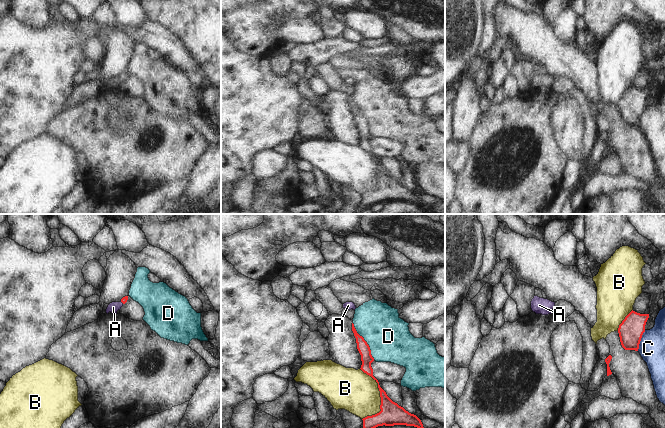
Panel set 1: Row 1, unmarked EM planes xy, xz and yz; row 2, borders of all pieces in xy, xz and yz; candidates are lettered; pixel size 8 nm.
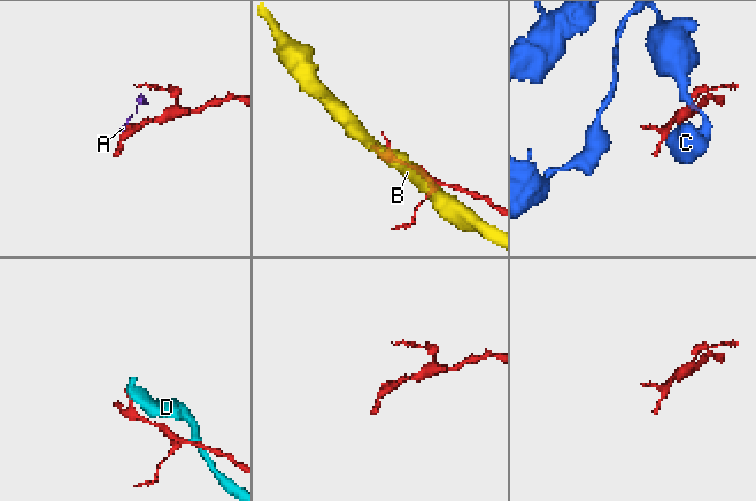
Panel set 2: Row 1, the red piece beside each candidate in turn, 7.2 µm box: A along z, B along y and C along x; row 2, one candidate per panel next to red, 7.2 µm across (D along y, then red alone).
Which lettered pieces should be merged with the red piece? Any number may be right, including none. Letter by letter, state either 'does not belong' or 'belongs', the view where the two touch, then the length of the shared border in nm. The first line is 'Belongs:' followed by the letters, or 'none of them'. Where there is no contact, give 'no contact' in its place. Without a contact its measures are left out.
Belongs: A
A: belongs; contact in xy; length 40 nm
B: does not belong; contact in xz; length 420 nm
C: does not belong; contact in yz; length 180 nm
D: does not belong; contact in xz; length 340 nm

